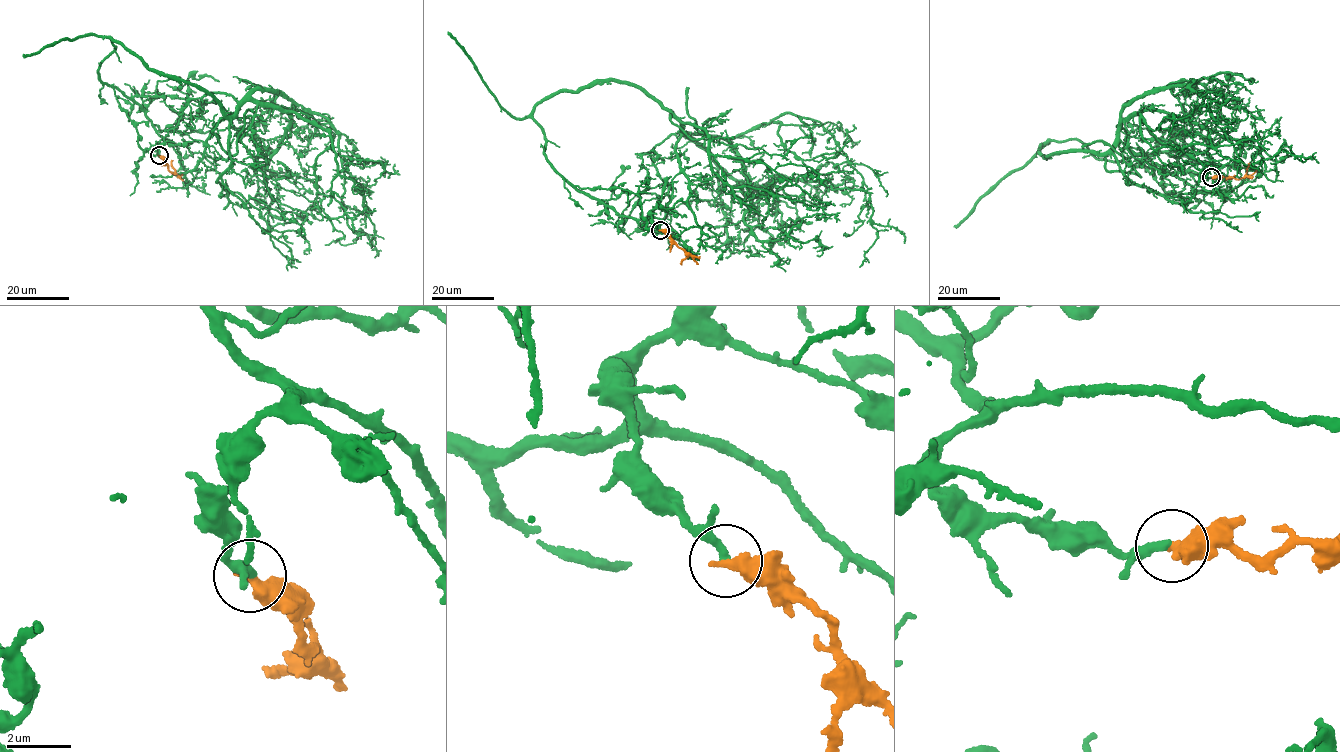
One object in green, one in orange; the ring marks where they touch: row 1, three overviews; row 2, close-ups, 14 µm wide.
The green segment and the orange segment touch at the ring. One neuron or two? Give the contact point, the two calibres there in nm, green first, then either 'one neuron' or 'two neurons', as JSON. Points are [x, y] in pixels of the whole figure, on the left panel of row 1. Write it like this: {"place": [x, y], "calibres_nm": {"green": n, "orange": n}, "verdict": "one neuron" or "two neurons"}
{"place": [159, 155], "calibres_nm": {"green": 200, "orange": 460}, "verdict": "two neurons"}

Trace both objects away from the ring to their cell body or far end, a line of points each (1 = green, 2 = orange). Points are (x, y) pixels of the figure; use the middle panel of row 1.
1: (660, 230), (638, 221), (660, 232), (669, 201), (651, 150), (679, 132), (747, 184), (867, 191), (859, 267)
2: (660, 230), (686, 252), (688, 256), (681, 264)

